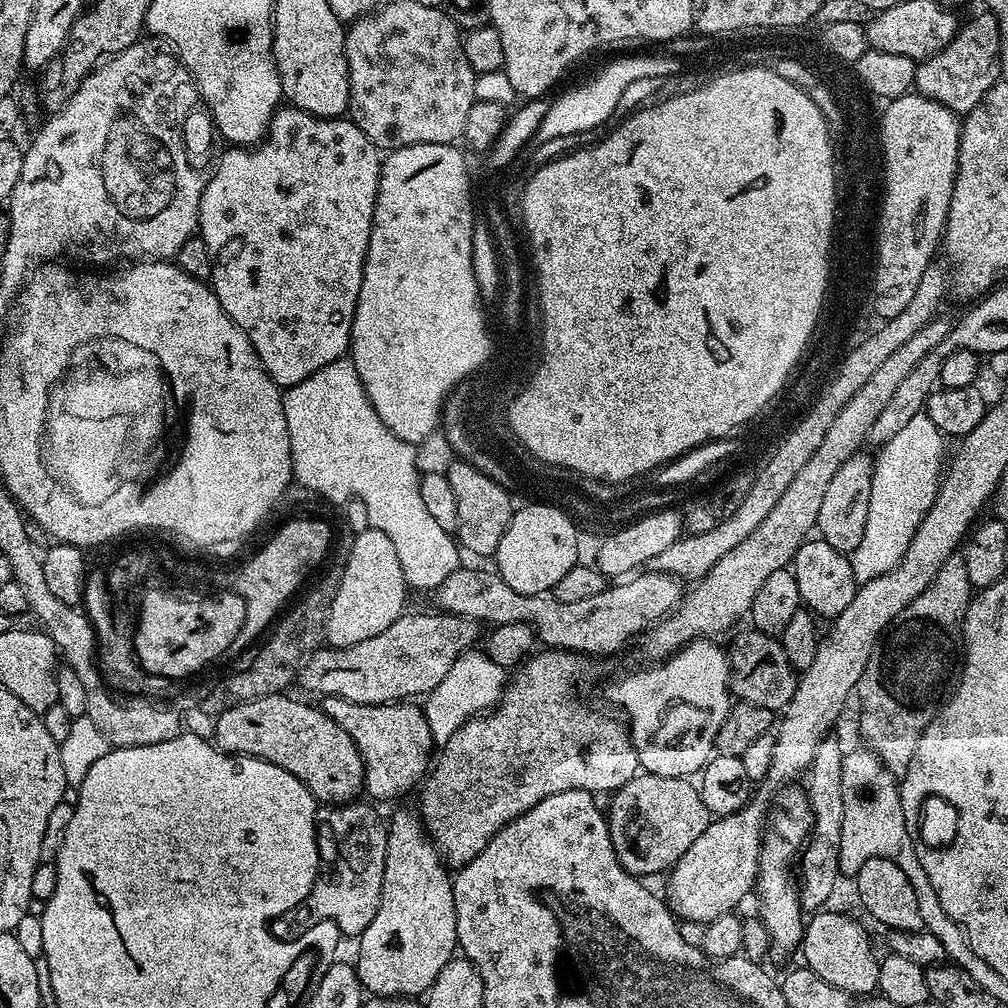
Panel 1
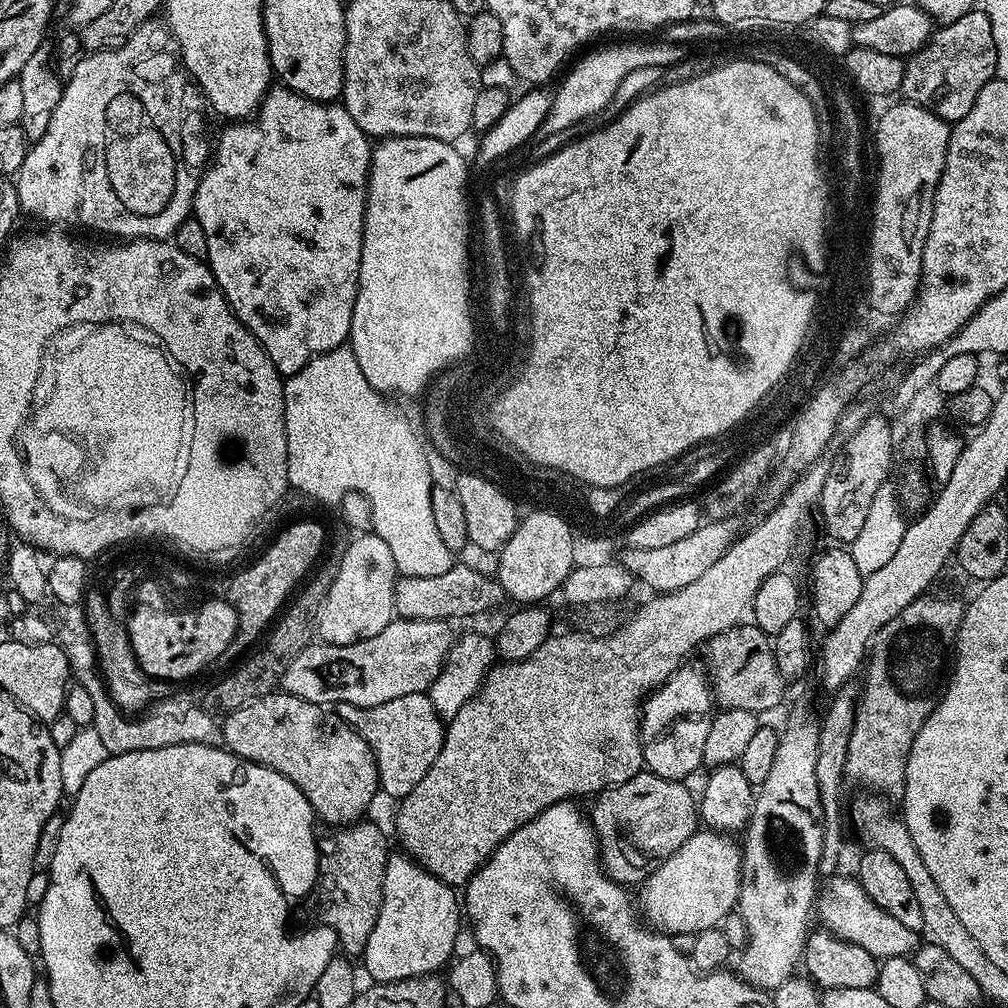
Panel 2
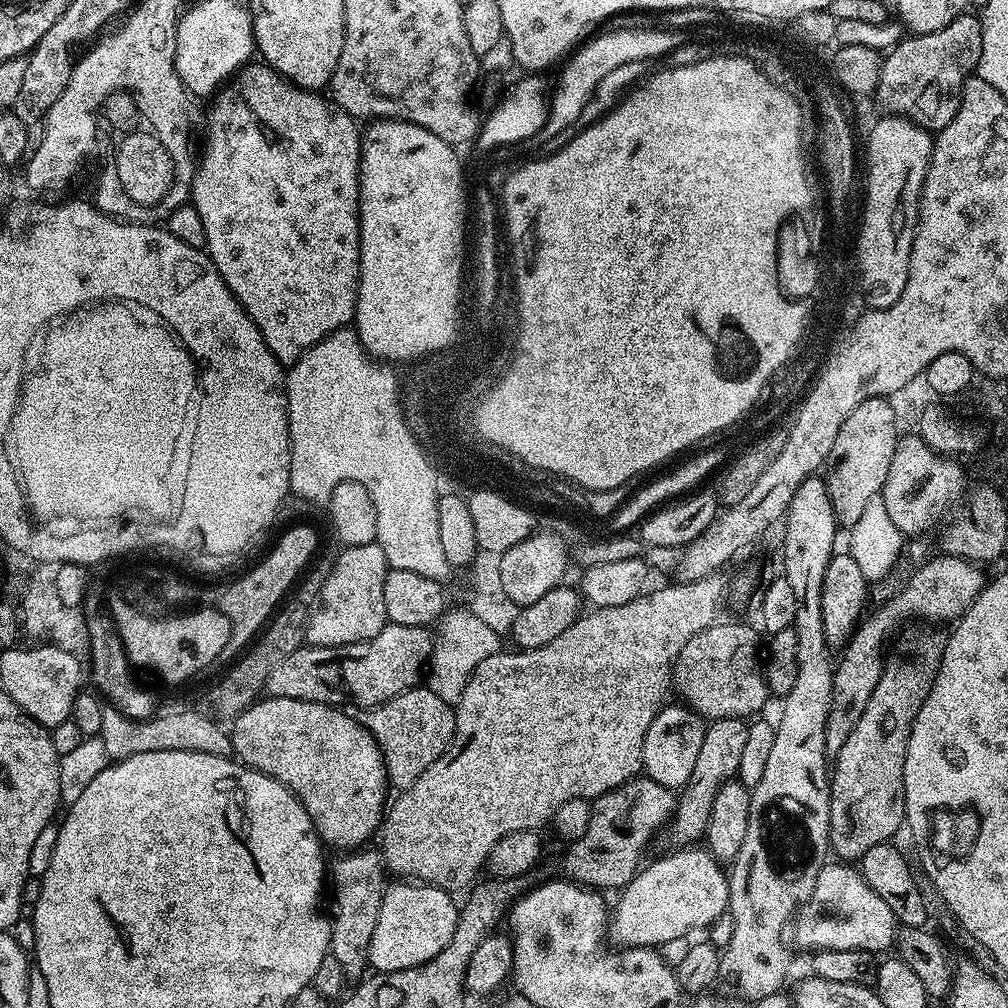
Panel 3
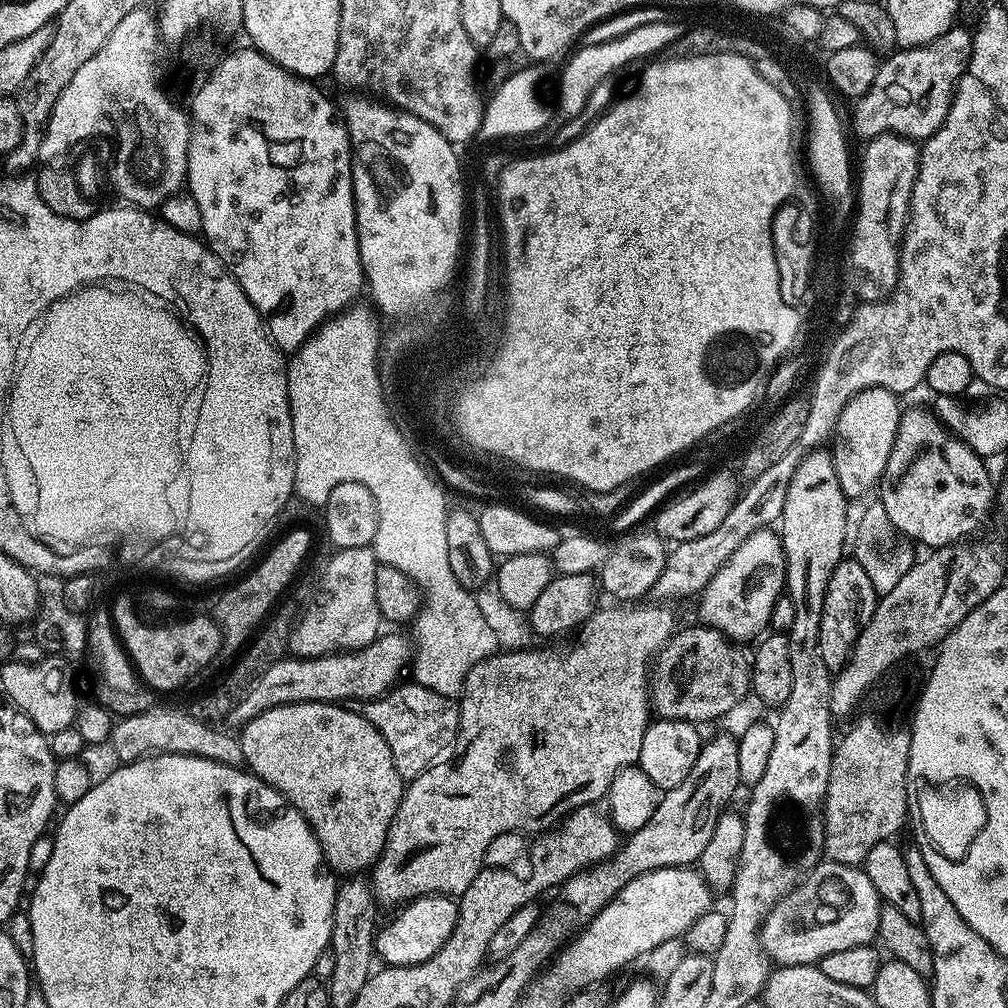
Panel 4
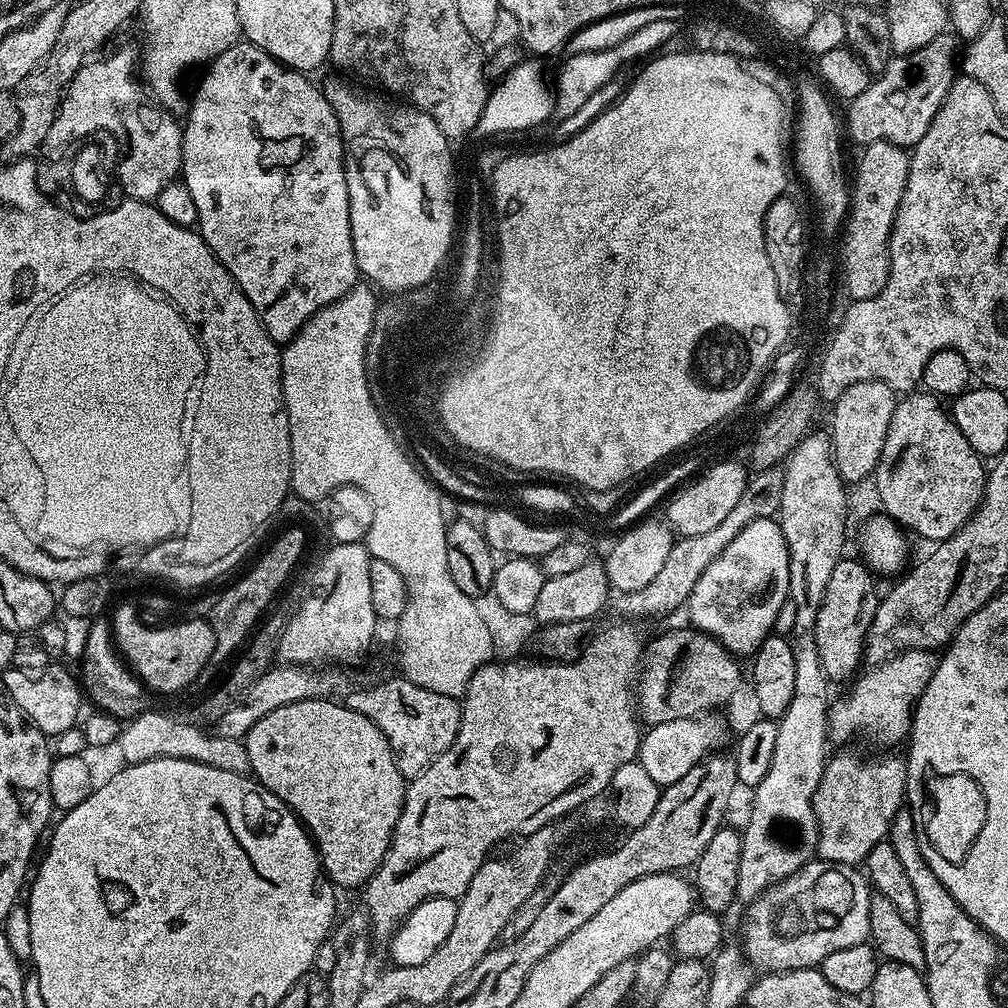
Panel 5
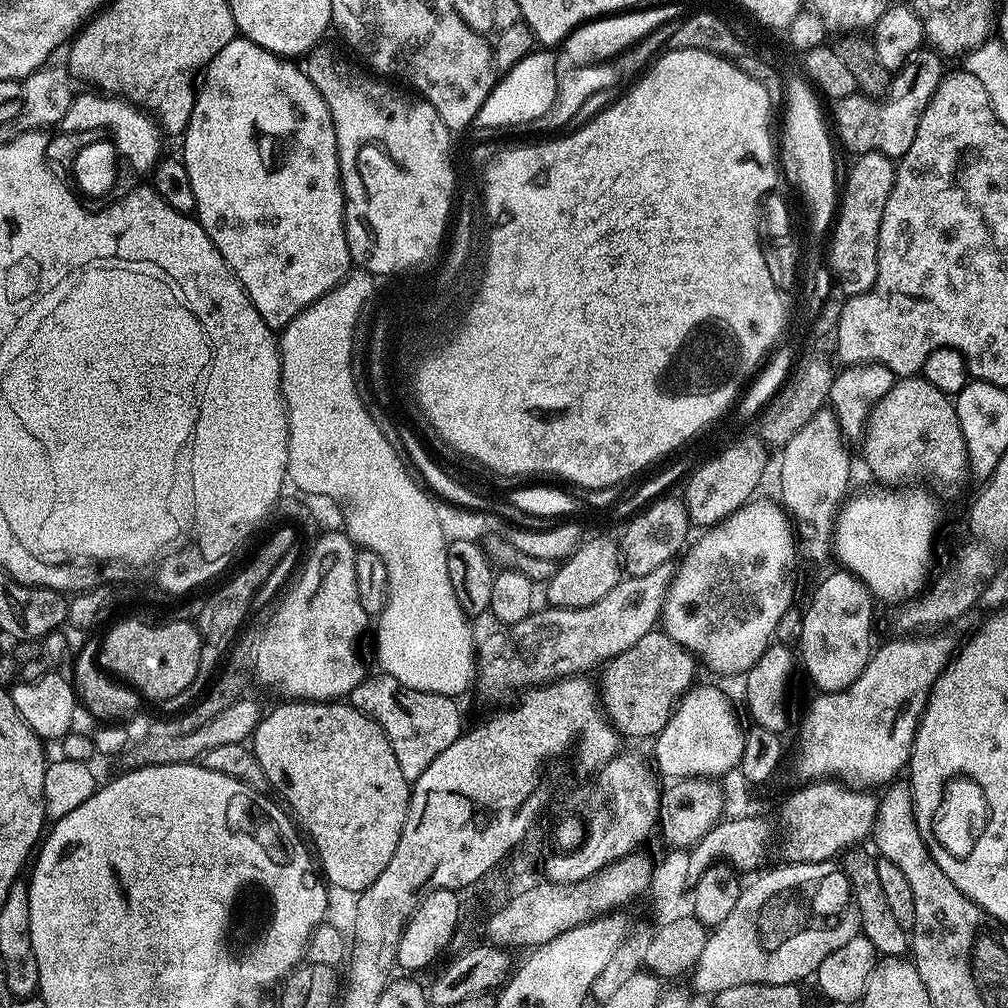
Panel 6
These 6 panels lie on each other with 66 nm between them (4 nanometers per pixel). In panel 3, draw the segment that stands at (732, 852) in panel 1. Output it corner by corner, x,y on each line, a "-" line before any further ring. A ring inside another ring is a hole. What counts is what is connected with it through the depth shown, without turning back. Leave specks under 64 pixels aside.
684,846
679,850
672,851
676,852
670,853
669,856
662,857
661,860
654,861
653,864
651,864
651,862
645,863
640,871
636,873
636,877
629,882
628,887
619,893
620,901
617,902
616,909
613,907
610,912
610,936
611,939
614,938
617,940
617,945
626,948
656,948
657,946
661,946
660,944
670,943
671,940
682,939
687,932
692,932
695,928
701,928
701,930
707,929
723,912
728,911
728,877
720,861
712,857
707,847

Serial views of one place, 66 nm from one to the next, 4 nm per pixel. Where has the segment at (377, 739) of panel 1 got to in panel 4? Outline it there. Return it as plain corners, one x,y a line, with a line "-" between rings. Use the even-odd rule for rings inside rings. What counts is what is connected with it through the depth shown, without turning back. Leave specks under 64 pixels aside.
397,683
383,696
377,696
375,700
367,701
363,705
362,711
364,717
380,731
382,738
386,738
386,746
390,746
390,754
394,758
394,766
398,770
398,774
405,782
411,782
449,751
452,741
456,738
456,732
460,729
460,705
453,697
434,694
434,690
426,690
426,686
421,684
404,683

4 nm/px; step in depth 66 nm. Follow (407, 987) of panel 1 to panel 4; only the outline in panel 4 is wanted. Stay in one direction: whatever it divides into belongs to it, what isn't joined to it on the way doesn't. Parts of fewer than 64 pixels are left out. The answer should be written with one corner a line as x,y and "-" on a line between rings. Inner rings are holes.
433,894
418,896
407,901
399,909
400,912
388,925
381,927
376,933
376,956
384,959
385,965
417,964
426,962
450,938
450,930
454,930
457,901
451,896

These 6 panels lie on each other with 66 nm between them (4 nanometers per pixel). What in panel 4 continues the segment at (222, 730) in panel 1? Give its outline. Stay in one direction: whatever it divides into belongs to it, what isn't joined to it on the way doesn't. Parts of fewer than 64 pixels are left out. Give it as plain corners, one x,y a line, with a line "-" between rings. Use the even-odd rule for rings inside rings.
340,702
283,704
282,706
274,706
262,714
258,714
250,723
243,725
238,732
238,739
242,746
242,754
244,755
244,764
247,771
251,772
255,779
266,782
271,788
281,792
288,799
289,804
292,804
304,815
306,822
312,827
312,833
318,838
320,848
324,851
324,859
327,867
331,868
333,873
336,874
360,874
363,873
360,872
363,868
368,870
375,865
376,859
380,857
380,851
384,848
388,831
392,825
392,819
398,810
406,787
406,782
398,774
398,770
394,766
394,758
390,754
390,746
386,746
386,738
382,738
380,731
364,717
363,711
356,710
356,712
351,712
348,708
351,707
345,706

